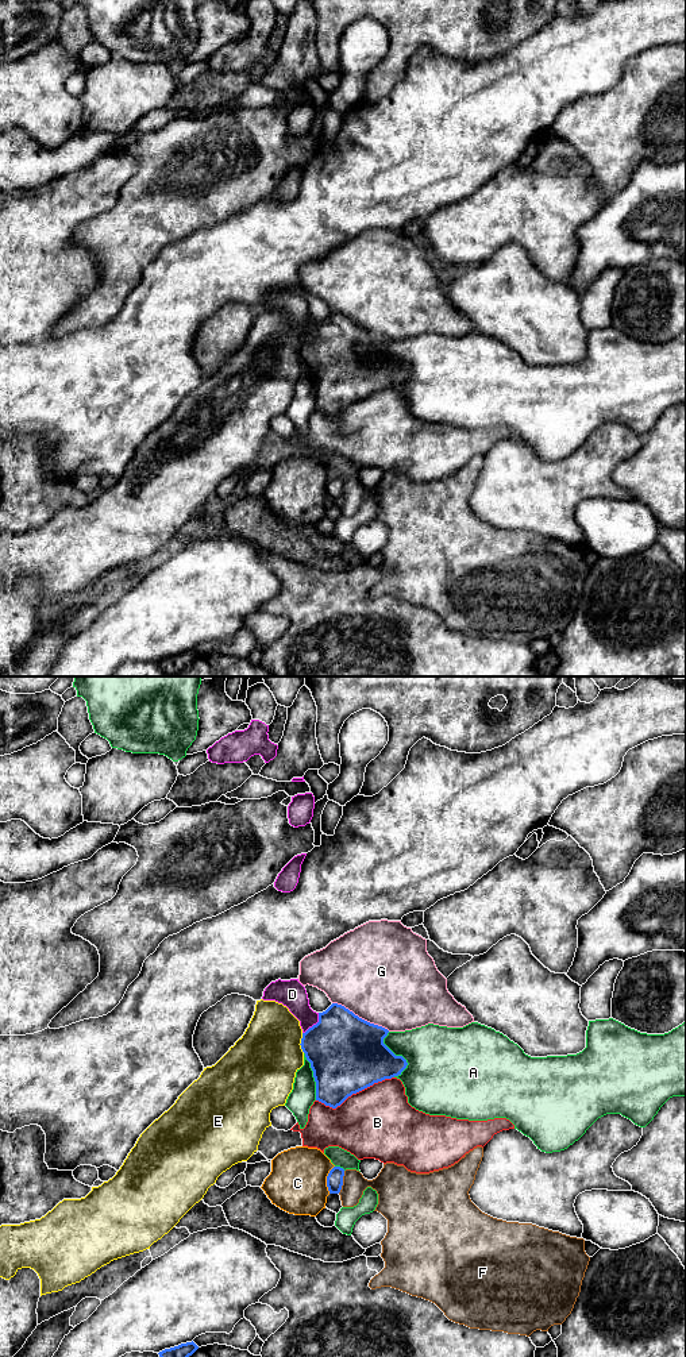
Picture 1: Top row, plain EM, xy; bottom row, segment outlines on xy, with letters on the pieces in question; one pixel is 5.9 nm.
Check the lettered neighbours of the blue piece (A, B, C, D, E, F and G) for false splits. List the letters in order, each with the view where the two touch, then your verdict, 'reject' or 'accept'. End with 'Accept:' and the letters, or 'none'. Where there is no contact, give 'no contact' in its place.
A: xy | reject
B: xy | reject
C: xy | reject
D: xy | accept
E: xy | reject
F: xy | reject
G: xy | reject
Accept: D

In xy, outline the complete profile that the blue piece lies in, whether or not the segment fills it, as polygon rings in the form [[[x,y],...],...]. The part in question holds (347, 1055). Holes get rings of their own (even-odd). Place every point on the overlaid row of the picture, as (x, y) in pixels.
[[[298,979],[271,982],[263,991],[263,1001],[275,1001],[289,1009],[302,1029],[301,1049],[311,1063],[316,1082],[316,1100],[336,1109],[348,1096],[374,1083],[401,1075],[408,1063],[396,1056],[385,1044],[389,1030],[370,1023],[342,1005],[332,1003],[325,1011],[316,1013],[309,1006],[305,987]]]

